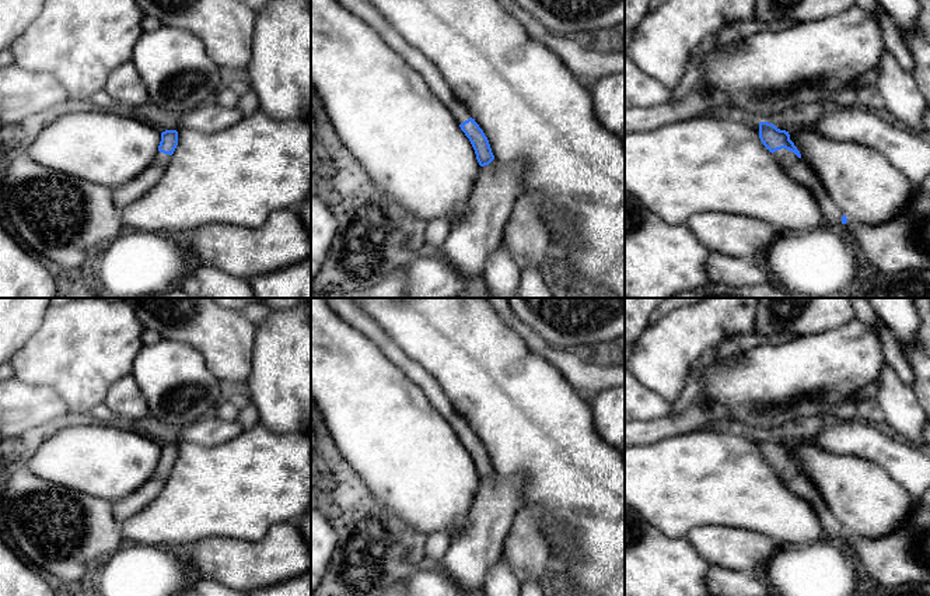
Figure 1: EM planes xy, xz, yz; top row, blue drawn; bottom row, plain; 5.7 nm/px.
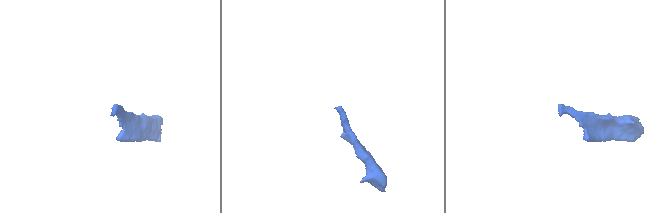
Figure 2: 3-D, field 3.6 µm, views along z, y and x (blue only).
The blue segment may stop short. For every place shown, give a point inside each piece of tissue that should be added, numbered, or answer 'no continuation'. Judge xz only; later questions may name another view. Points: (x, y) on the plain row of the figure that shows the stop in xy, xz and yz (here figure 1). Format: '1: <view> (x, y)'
1: xz (346, 308)

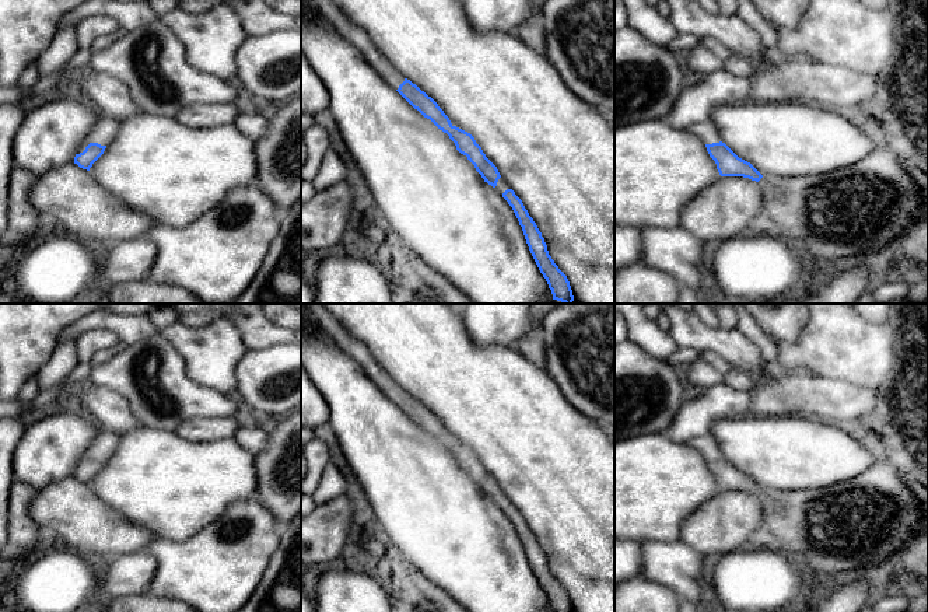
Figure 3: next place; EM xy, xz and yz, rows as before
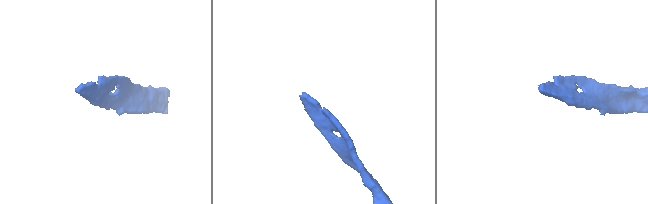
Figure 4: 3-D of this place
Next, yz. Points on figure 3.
1: yz (706, 444)

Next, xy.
1: xy (104, 444)

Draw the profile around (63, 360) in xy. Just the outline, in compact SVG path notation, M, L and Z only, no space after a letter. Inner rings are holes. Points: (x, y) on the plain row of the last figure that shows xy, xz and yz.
M76 338L60 340L50 359L35 374L39 391L62 385L77 364Z

